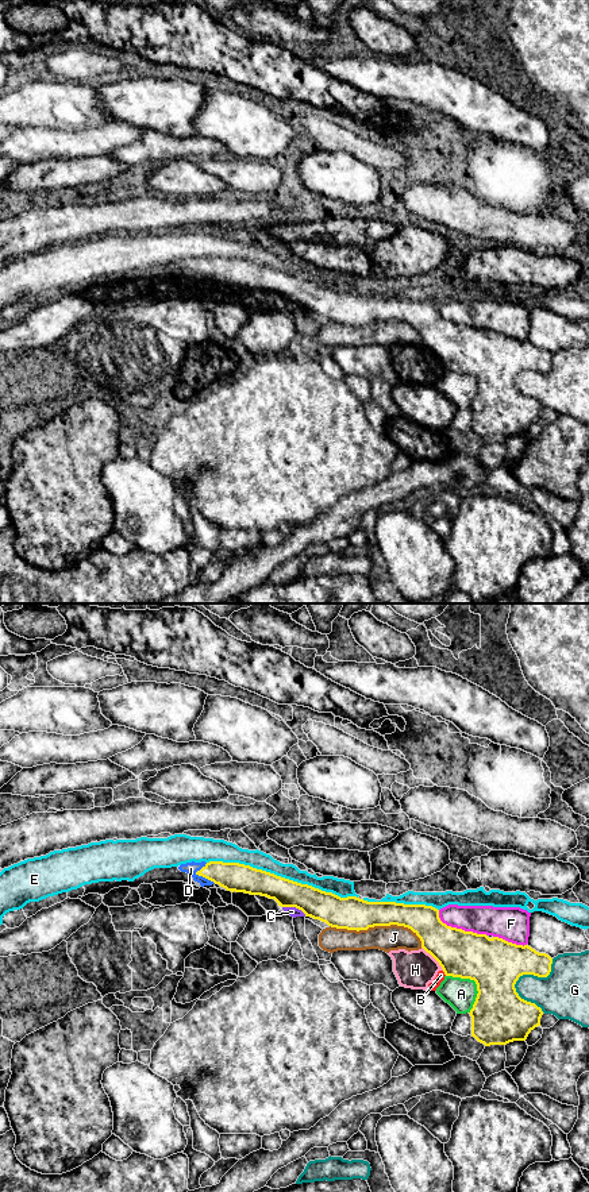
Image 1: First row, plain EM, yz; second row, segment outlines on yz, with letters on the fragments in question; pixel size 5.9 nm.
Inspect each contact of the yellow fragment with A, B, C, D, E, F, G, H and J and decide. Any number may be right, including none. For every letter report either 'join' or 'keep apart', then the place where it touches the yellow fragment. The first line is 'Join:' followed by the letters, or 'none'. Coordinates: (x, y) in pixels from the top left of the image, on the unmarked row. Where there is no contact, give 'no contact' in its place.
Join: D
A: keep apart; contact yz (476, 378)
B: keep apart; contact yz (445, 369)
C: keep apart; contact yz (295, 301)
D: join; contact yz (206, 273)
E: keep apart; contact yz (283, 273)
F: keep apart; contact yz (459, 324)
G: keep apart; contact yz (520, 370)
H: keep apart; contact yz (434, 353)
J: keep apart; contact yz (378, 320)

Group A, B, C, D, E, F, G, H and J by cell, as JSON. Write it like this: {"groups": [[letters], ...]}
{"groups": [["A"], ["B", "H"], ["C"], ["D"], ["E"], ["F"], ["G"], ["J"]]}

